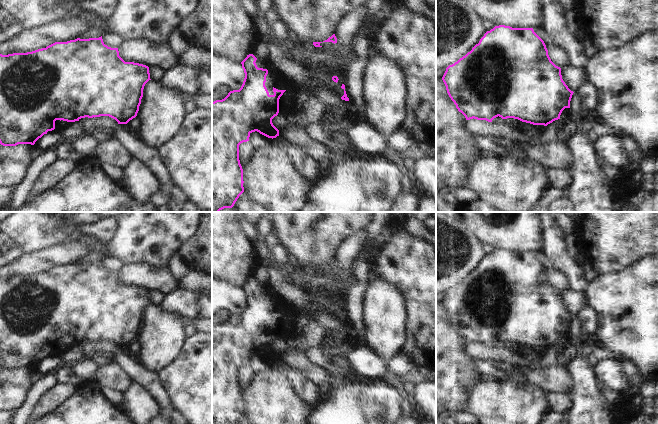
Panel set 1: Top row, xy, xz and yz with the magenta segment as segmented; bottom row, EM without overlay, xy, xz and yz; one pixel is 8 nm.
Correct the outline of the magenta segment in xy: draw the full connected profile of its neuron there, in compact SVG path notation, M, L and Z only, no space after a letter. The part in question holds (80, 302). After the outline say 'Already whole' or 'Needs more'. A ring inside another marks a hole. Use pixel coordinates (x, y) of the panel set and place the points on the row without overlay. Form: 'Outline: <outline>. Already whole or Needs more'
Outline: M102 260L55 266L27 277L0 278L0 368L34 369L44 358L55 353L56 344L75 346L85 341L109 340L118 348L127 348L137 340L143 313L149 304L148 290L125 286L119 280L118 272L105 269Z. Already whole.

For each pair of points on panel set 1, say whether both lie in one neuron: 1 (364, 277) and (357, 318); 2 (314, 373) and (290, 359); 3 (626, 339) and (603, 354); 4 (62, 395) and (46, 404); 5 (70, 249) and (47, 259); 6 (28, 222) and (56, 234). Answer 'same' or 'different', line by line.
1: same
2: same
3: different
4: same
5: same
6: same

